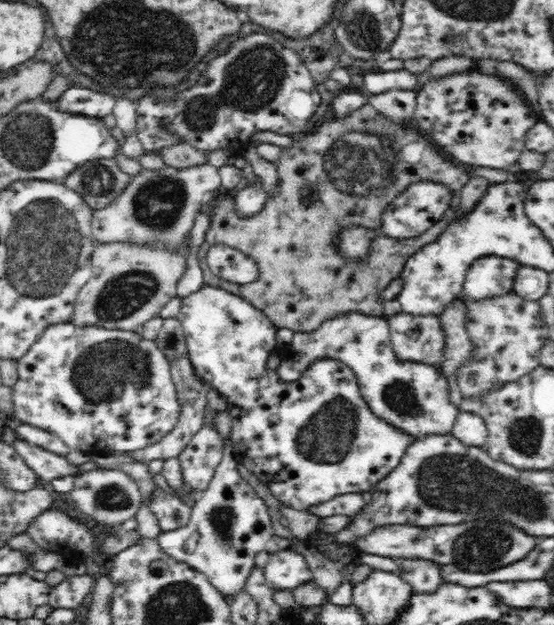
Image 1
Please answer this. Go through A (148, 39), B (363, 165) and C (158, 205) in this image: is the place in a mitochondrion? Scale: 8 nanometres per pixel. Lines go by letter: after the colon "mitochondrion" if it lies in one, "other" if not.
A: mitochondrion
B: mitochondrion
C: mitochondrion

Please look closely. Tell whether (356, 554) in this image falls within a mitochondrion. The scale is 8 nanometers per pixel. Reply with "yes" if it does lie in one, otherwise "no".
no

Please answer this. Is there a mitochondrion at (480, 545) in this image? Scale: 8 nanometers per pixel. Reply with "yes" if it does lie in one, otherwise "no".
yes

